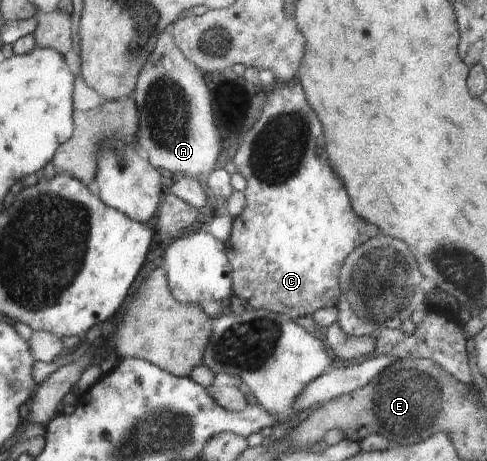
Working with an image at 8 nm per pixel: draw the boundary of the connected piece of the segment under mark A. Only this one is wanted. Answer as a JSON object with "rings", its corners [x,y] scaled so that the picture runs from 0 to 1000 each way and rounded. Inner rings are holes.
{"rings":[[[341,65],[329,74],[320,100],[283,163],[273,200],[283,241],[279,308],[308,356],[331,373],[374,373],[419,399],[460,347],[452,334],[452,291],[435,260],[431,208],[419,158],[382,130],[351,76]]]}

